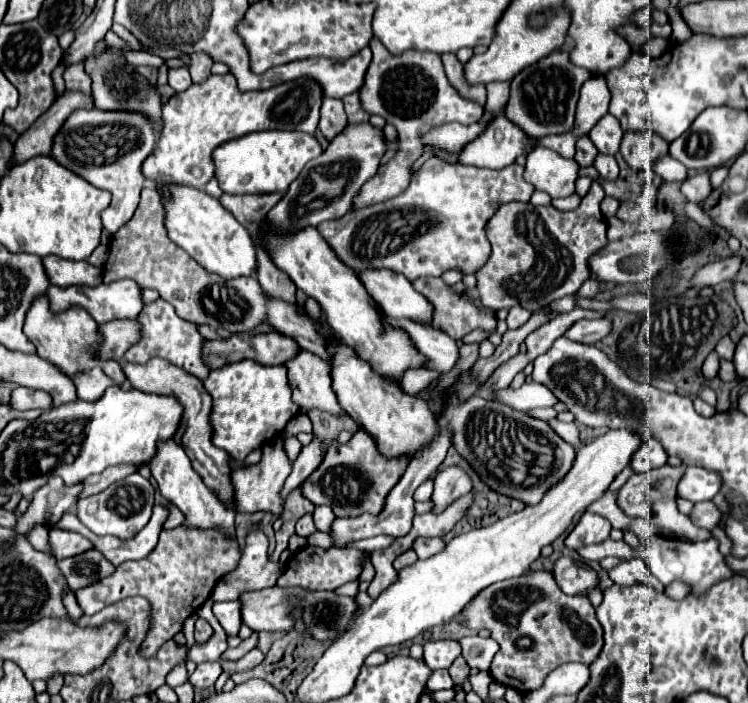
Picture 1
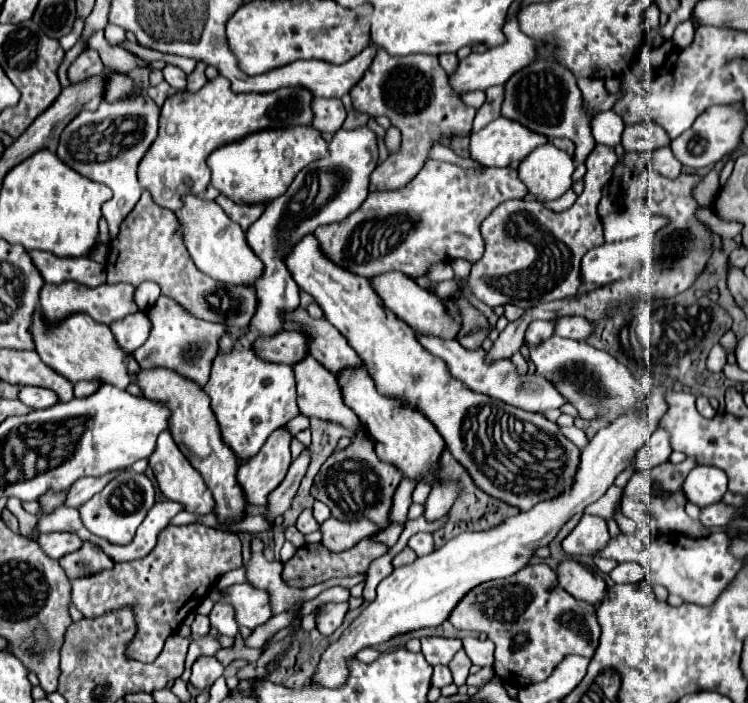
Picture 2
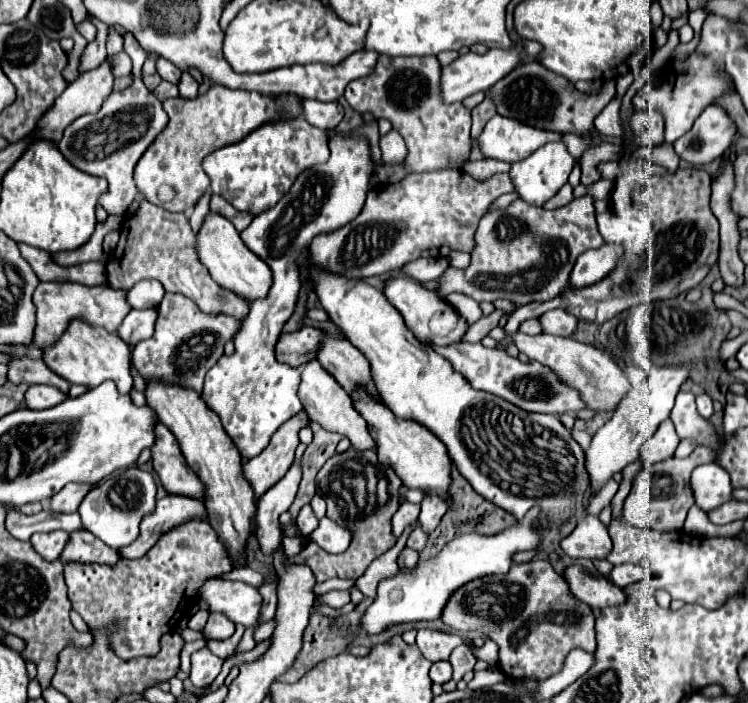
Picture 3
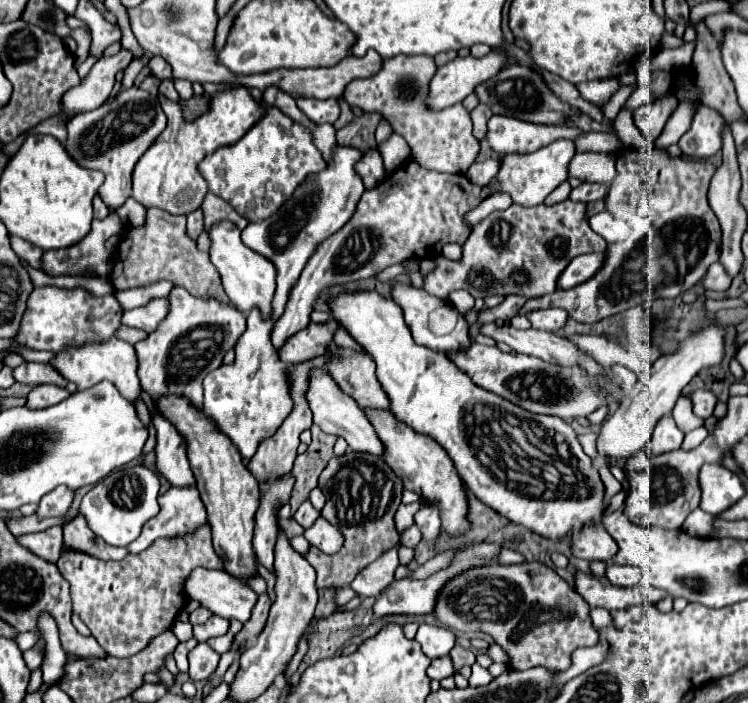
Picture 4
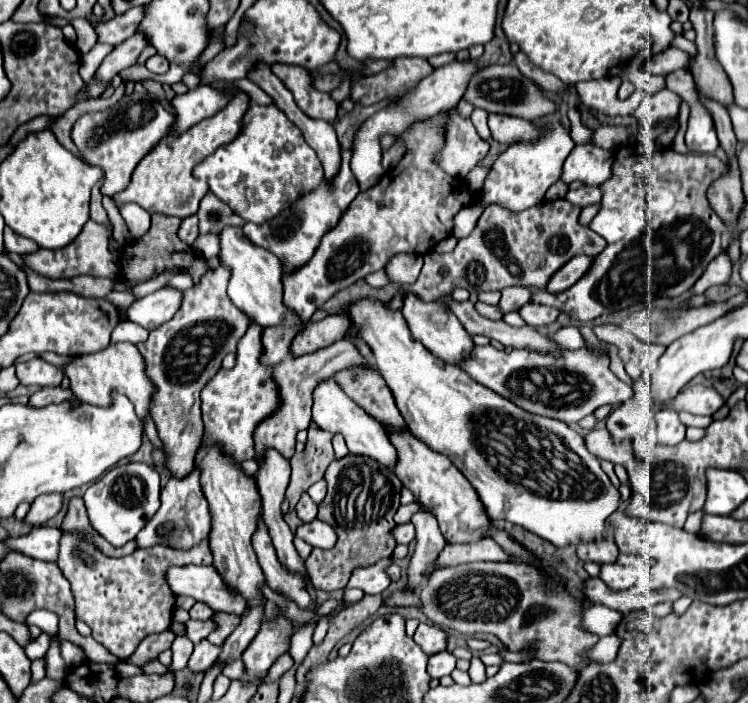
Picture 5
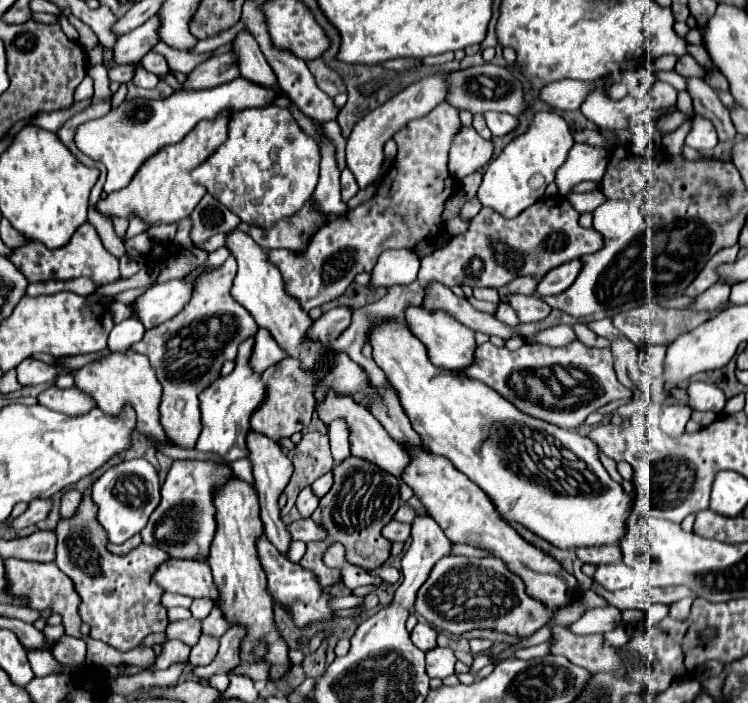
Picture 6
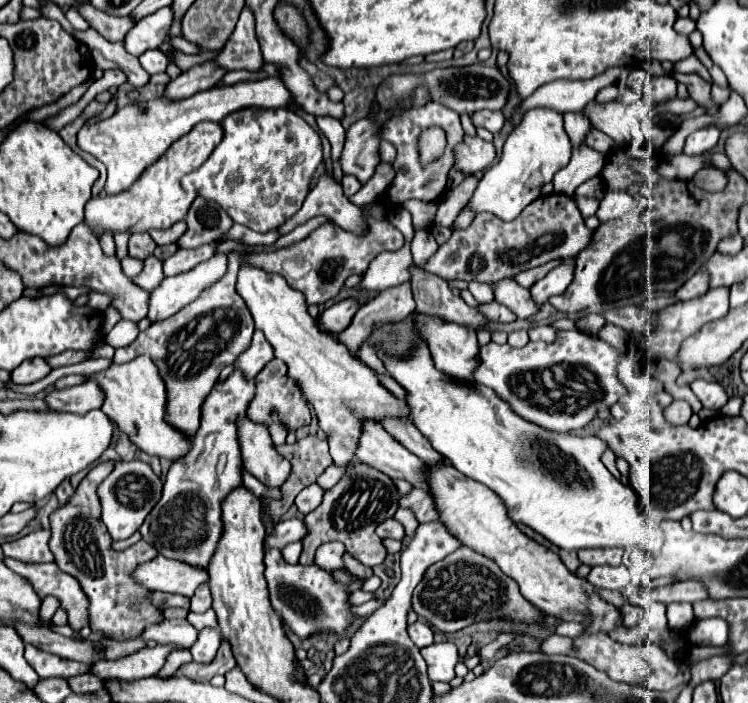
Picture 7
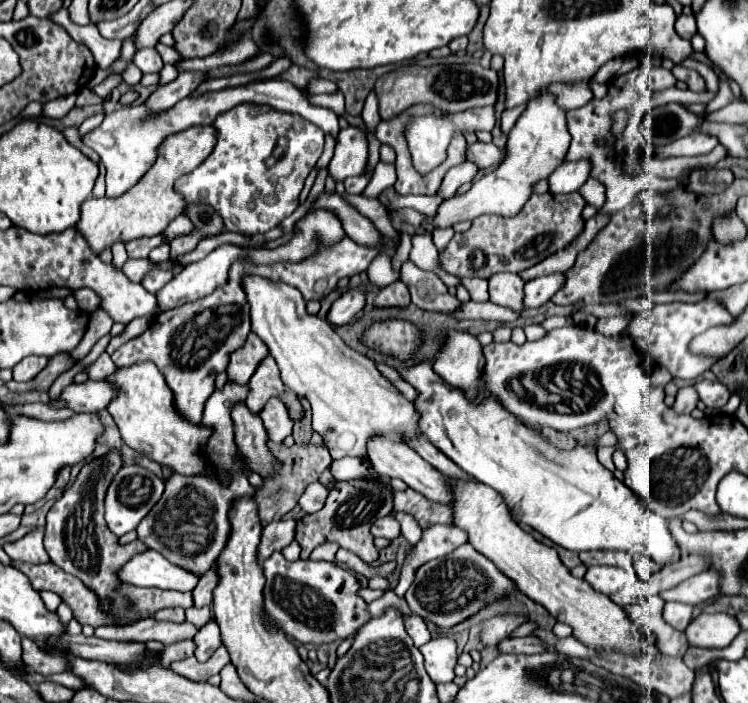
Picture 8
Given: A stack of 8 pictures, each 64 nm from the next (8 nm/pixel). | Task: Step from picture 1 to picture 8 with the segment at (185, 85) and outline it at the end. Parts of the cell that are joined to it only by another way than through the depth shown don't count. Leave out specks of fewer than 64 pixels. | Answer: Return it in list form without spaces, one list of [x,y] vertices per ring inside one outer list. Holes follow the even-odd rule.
[[[142,48],[134,54],[134,64],[146,74],[146,72],[160,72],[164,62],[160,58],[160,54],[156,52],[156,48]]]

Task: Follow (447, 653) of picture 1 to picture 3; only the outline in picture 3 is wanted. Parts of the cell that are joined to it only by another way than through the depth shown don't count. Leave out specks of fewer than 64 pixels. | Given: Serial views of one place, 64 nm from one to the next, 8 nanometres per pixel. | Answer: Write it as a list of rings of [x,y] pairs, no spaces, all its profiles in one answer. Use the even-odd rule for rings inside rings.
[[[418,630],[416,644],[430,662],[440,662],[440,660],[448,660],[450,652],[456,646],[464,644],[464,640],[456,634],[446,634],[438,630]]]

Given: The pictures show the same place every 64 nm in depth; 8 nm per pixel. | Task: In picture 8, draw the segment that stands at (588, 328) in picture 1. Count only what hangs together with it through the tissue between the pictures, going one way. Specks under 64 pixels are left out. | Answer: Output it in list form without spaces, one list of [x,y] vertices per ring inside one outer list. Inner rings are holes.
[[[496,274],[488,280],[490,302],[512,308],[514,312],[524,312],[524,282],[518,274]]]

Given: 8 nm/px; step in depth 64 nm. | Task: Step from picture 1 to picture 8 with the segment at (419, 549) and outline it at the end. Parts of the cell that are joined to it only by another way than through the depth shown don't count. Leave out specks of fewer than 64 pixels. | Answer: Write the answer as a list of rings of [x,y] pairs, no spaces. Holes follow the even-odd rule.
[[[386,516],[374,522],[372,526],[372,534],[374,536],[384,536],[384,538],[398,538],[400,536],[400,524],[396,522],[394,516]]]

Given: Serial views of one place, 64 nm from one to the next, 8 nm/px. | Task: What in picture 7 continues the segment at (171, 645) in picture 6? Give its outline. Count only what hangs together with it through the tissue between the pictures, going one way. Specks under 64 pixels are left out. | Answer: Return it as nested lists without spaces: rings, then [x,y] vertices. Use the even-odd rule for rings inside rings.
[[[158,644],[156,648],[144,648],[136,654],[120,658],[120,660],[112,660],[112,662],[100,660],[92,666],[92,674],[98,676],[100,680],[108,680],[108,678],[138,680],[138,678],[144,678],[144,676],[152,676],[164,666],[164,660],[174,650],[182,650],[182,646],[162,646],[162,644]]]

